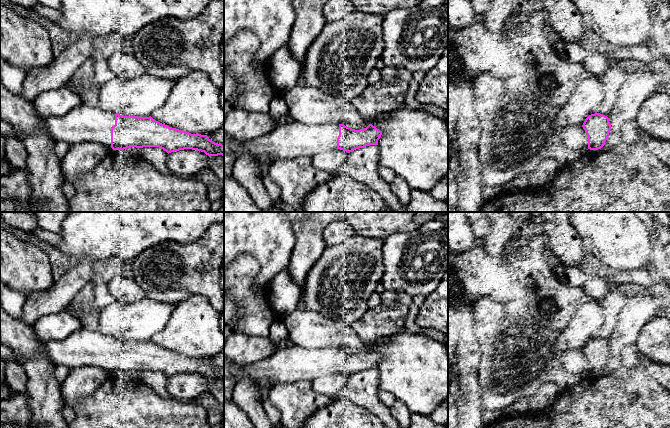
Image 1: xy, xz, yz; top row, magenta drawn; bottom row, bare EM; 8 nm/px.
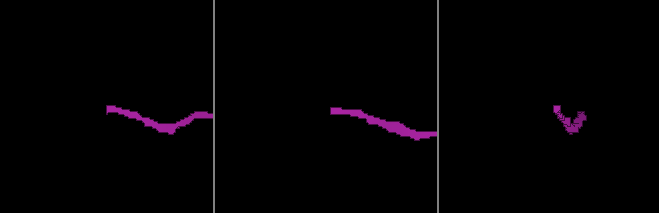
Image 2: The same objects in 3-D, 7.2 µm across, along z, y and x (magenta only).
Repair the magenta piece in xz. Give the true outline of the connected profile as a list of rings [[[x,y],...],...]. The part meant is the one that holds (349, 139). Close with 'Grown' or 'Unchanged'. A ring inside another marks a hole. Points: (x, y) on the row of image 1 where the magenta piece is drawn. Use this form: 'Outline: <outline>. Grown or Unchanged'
Outline: [[[290,121],[272,132],[250,140],[239,140],[224,133],[224,154],[238,158],[247,153],[256,162],[293,160],[301,156],[340,149],[348,153],[378,145],[382,132],[372,124],[355,130],[344,124],[305,125]]]. Grown

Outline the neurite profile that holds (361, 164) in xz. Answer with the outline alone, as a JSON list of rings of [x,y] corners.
[[[370,145],[348,153],[347,159],[338,169],[338,175],[346,175],[376,191],[386,205],[395,212],[405,212],[390,184],[378,175],[380,152],[377,145]]]

